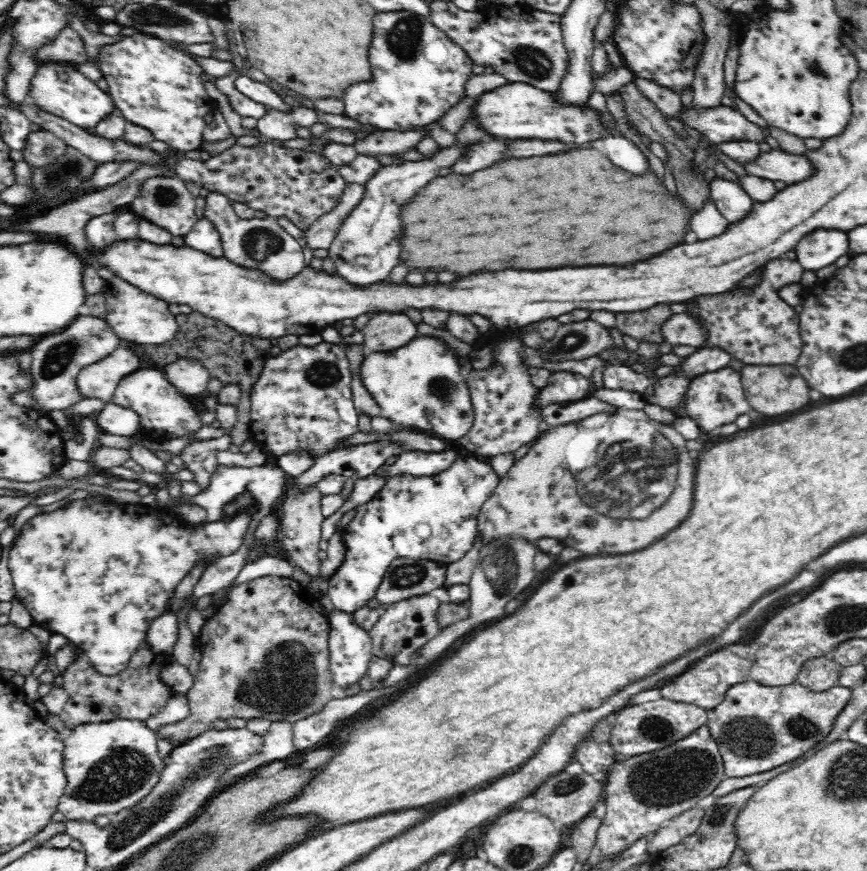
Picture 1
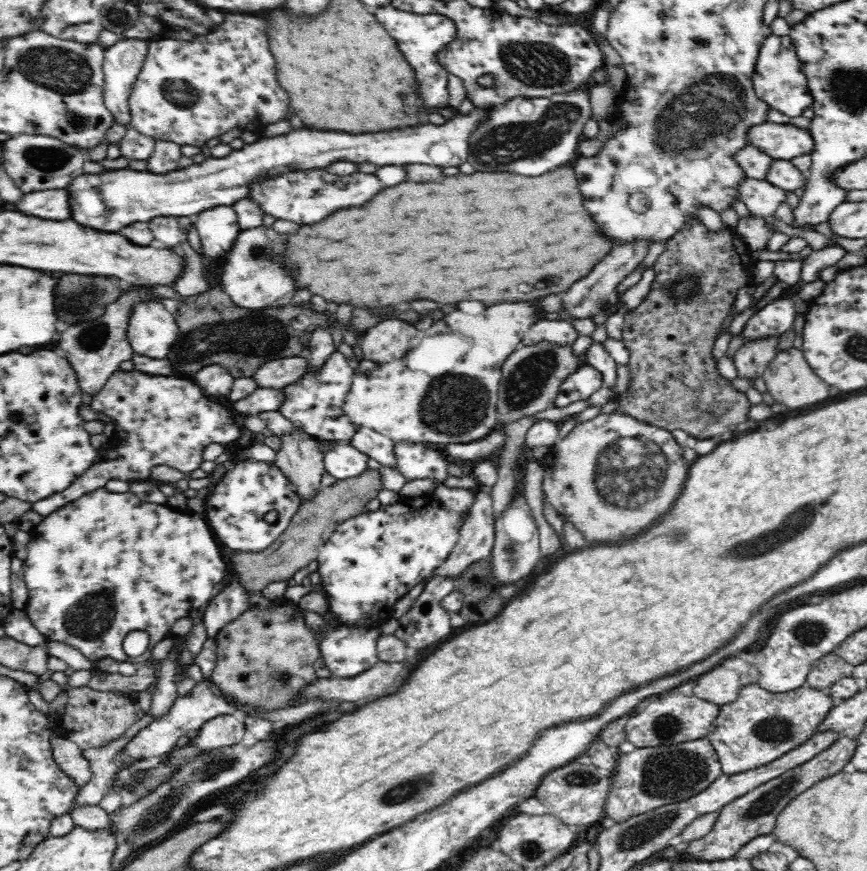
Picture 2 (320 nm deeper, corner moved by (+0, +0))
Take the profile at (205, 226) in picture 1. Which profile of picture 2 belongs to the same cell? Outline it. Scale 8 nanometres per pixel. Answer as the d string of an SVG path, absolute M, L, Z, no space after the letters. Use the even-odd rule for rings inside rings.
M215 206L199 212L194 217L202 252L210 258L222 256L236 240L241 229L237 214L231 206Z

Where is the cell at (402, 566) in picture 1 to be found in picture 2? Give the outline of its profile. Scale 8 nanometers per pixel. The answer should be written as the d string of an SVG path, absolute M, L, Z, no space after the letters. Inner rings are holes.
M480 485L478 494L474 498L474 504L472 504L470 517L468 521L464 523L461 528L460 537L456 546L450 556L440 565L431 570L428 576L425 576L421 581L428 582L436 576L443 576L444 578L454 578L458 580L471 564L478 562L479 560L486 559L490 556L492 545L494 542L494 527L496 518L493 515L493 500L491 497L491 486Z

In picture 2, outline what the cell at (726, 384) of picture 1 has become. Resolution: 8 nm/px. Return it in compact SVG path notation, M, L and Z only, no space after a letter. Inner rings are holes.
M766 338L758 342L743 344L734 354L736 376L744 380L754 380L764 373L771 358L778 352L779 338Z

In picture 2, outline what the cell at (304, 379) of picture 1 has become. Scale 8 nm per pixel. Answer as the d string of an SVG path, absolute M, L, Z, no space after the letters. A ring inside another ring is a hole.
M338 349L330 354L318 370L313 370L312 365L308 364L300 380L279 388L284 391L284 395L281 396L278 412L286 420L290 420L293 426L317 440L348 442L357 429L356 423L350 421L350 417L346 417L344 411L344 400L353 384L354 366Z

